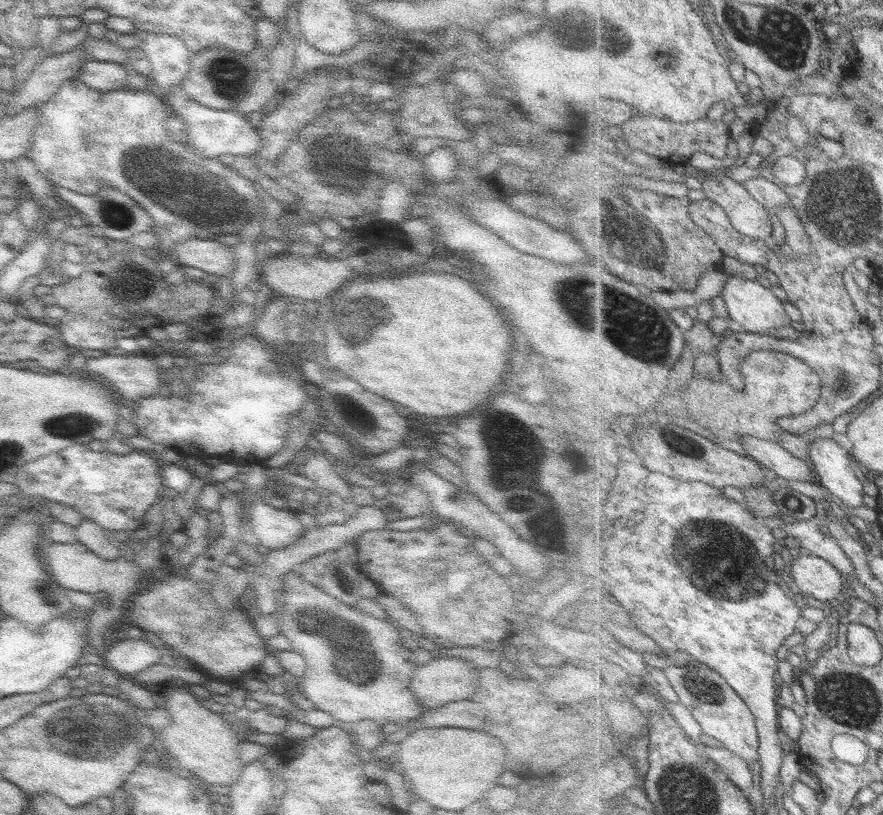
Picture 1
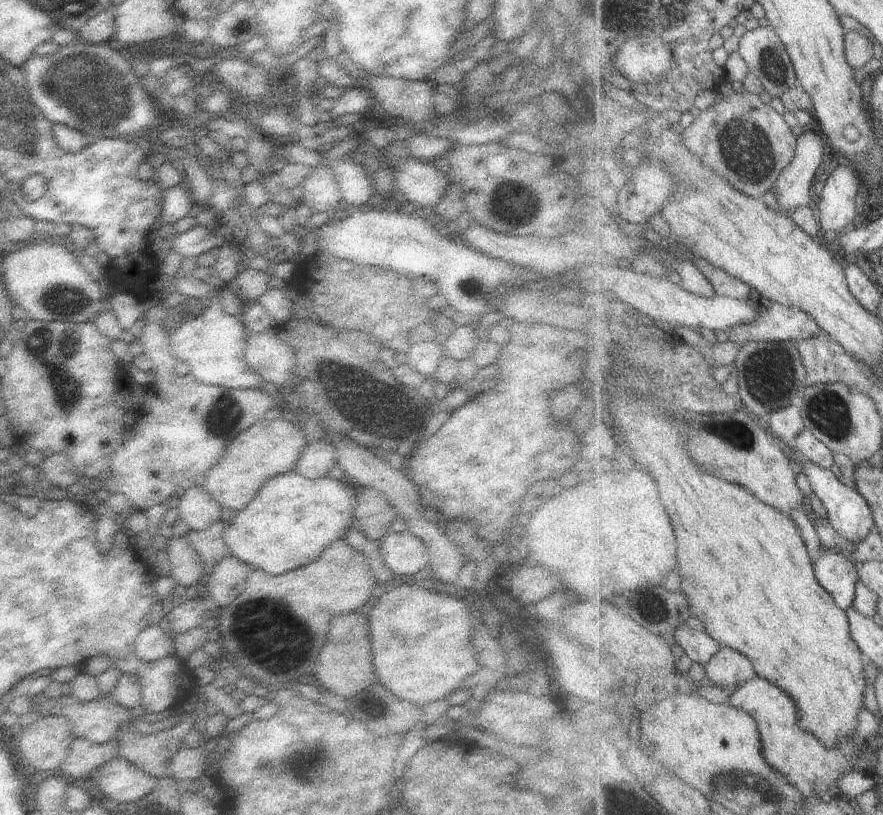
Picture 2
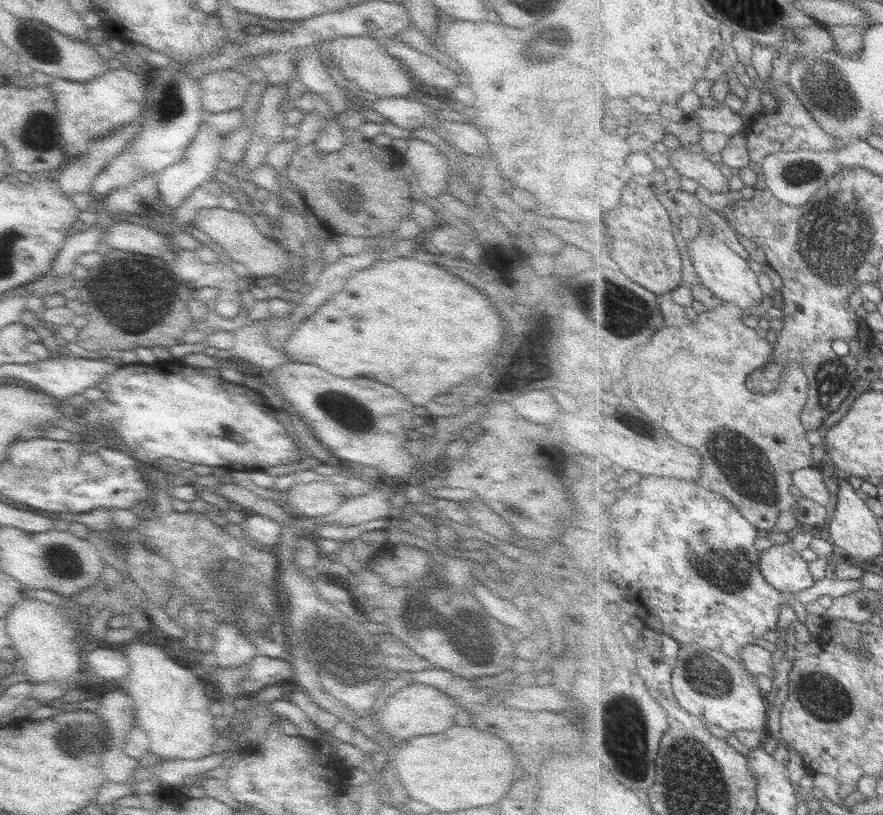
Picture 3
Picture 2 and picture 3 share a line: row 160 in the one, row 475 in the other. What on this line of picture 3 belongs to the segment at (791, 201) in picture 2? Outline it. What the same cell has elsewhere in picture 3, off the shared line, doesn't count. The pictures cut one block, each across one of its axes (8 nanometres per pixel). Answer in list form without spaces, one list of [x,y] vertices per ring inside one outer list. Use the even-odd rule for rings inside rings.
[[[817,466],[796,470],[793,477],[796,493],[821,504],[821,506],[827,506],[831,494],[829,494],[823,474],[820,469],[817,470]]]

